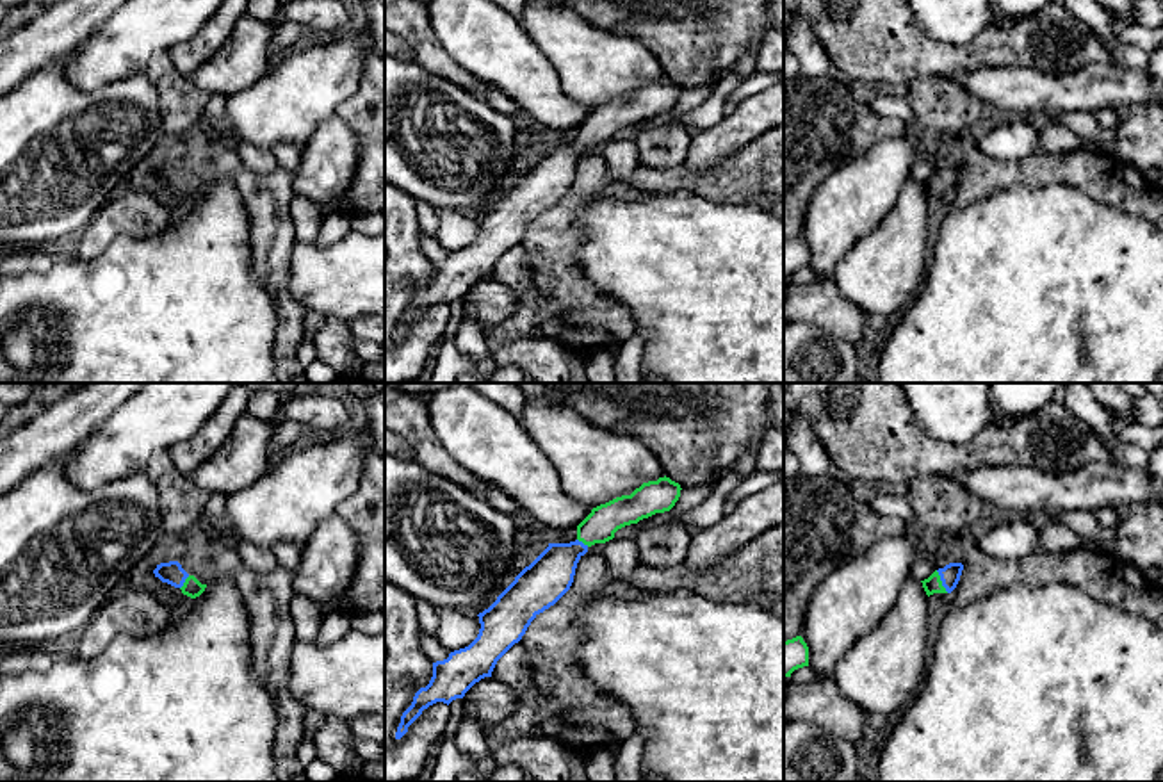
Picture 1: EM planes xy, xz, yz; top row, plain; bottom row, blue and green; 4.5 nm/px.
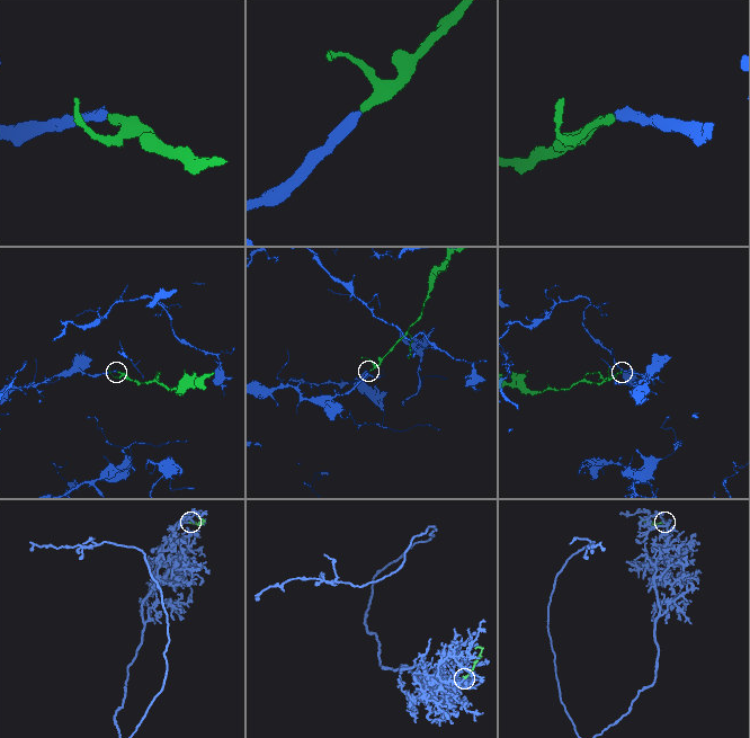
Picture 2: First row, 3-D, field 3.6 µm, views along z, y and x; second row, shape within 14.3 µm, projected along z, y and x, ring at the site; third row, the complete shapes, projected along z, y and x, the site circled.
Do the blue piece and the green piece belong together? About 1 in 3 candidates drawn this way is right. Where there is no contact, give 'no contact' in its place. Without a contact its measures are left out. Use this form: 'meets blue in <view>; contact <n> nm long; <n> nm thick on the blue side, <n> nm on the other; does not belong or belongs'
meets blue in yz; contact 120 nm long; 90 nm thick on the blue side, 80 nm on the other; belongs

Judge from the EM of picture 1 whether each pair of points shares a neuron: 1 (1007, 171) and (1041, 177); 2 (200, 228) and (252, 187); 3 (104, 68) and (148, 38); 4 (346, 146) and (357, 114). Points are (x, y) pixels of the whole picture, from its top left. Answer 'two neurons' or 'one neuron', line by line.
1: one neuron
2: two neurons
3: one neuron
4: two neurons

